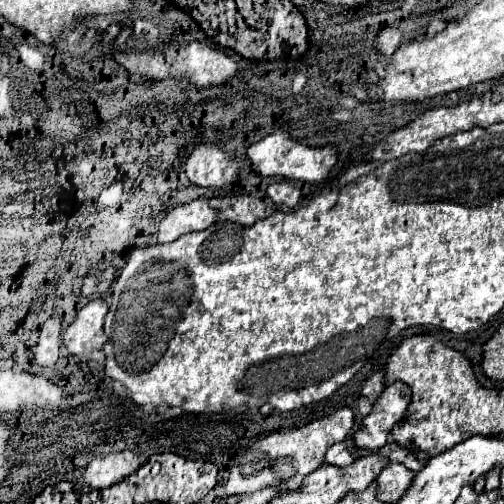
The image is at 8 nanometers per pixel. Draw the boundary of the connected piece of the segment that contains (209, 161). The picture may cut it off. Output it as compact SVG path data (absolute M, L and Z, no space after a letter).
M198 145L186 163L186 175L200 187L224 187L236 181L238 165L218 145Z

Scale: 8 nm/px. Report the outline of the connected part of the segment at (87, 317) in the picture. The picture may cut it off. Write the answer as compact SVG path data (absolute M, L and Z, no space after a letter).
M102 299L90 301L82 307L70 327L64 331L62 341L70 355L90 355L96 349L102 349L106 343L104 335L104 315L108 313L108 305Z

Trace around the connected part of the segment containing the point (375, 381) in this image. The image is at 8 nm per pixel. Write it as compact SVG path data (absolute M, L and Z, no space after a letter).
M376 371L372 377L368 377L360 389L360 393L368 397L372 403L380 397L382 391L384 391L384 371Z

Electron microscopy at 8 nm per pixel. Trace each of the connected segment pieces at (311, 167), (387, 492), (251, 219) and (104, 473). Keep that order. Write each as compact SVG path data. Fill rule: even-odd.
M282 127L276 133L268 135L266 139L250 145L246 151L246 157L250 161L252 171L260 177L284 177L284 179L296 179L296 181L320 181L320 179L324 179L336 163L336 149L332 145L320 147L320 149L310 149L310 147L290 139L290 133L292 131Z
M400 463L388 465L376 477L376 483L378 483L376 497L378 497L378 501L384 501L384 503L398 501L400 493L404 493L404 489L408 489L408 481L412 481L412 477L414 477L414 473L410 469L406 469L404 465L400 465Z
M250 195L210 199L210 205L218 211L218 221L232 221L246 227L262 219L266 211L266 205L260 199L250 197Z
M118 451L108 453L102 457L96 457L86 469L84 469L84 481L94 489L106 489L110 485L120 483L128 475L136 473L140 469L140 461L132 451Z

